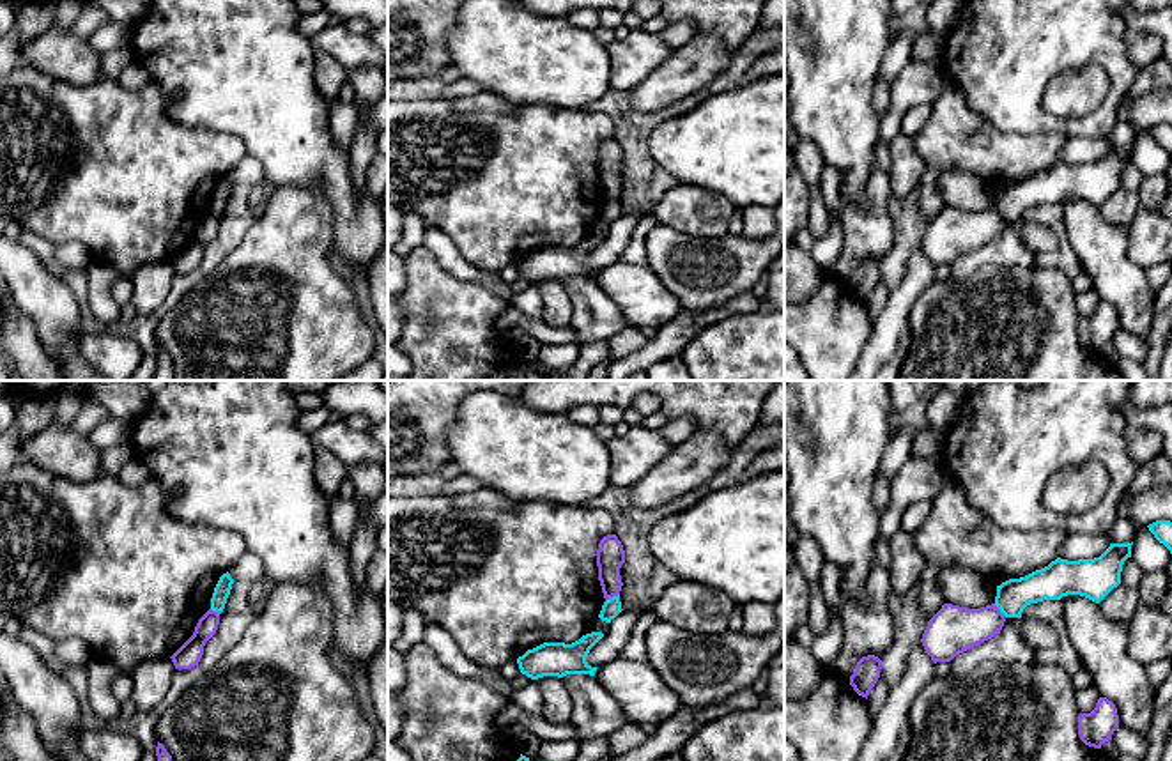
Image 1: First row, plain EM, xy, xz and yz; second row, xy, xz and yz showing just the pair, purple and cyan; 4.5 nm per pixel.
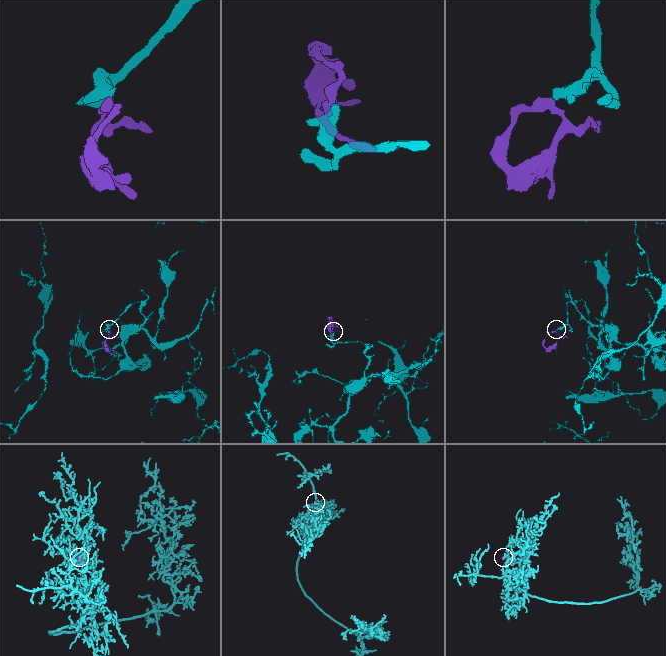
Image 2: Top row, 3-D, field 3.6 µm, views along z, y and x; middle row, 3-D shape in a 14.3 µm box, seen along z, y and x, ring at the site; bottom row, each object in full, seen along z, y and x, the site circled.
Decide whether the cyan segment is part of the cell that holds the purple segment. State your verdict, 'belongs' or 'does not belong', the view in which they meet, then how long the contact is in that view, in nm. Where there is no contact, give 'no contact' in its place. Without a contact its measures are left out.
does not belong; meets purple in xz; contact 70 nm long

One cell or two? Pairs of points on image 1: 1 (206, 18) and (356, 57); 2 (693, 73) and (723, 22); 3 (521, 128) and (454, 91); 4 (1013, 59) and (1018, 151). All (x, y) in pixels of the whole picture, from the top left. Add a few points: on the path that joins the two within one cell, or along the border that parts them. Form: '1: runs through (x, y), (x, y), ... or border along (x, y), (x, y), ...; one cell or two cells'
1: border along (308, 38), (316, 50); two cells
2: border along (698, 32), (716, 36), (733, 52); two cells
3: border along (485, 91), (436, 99); two cells
4: border along (979, 114), (1004, 131), (1022, 135), (1059, 133); two cells

